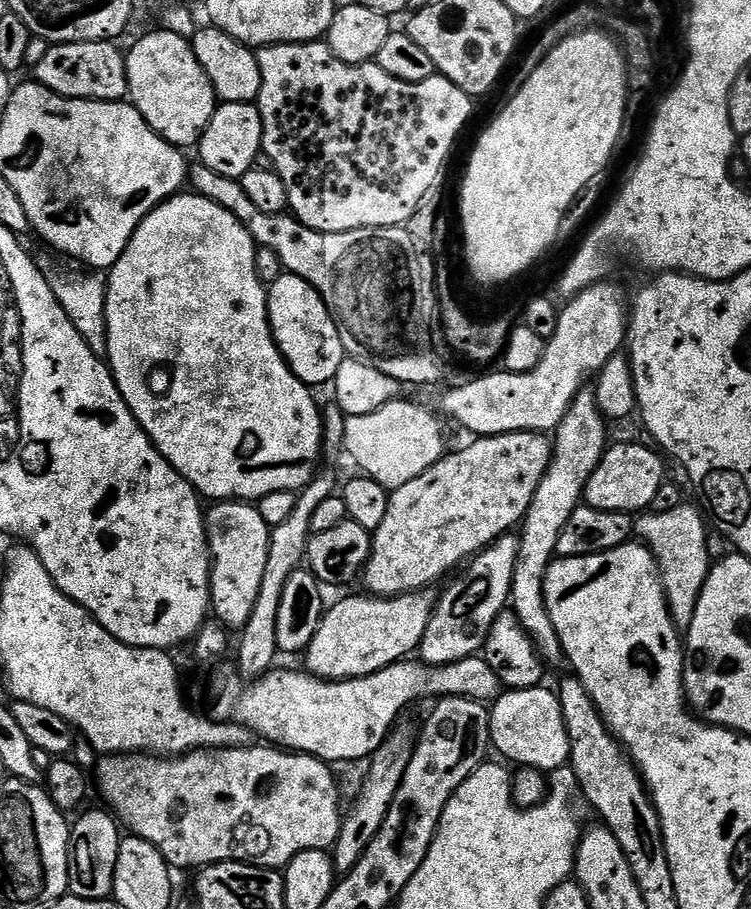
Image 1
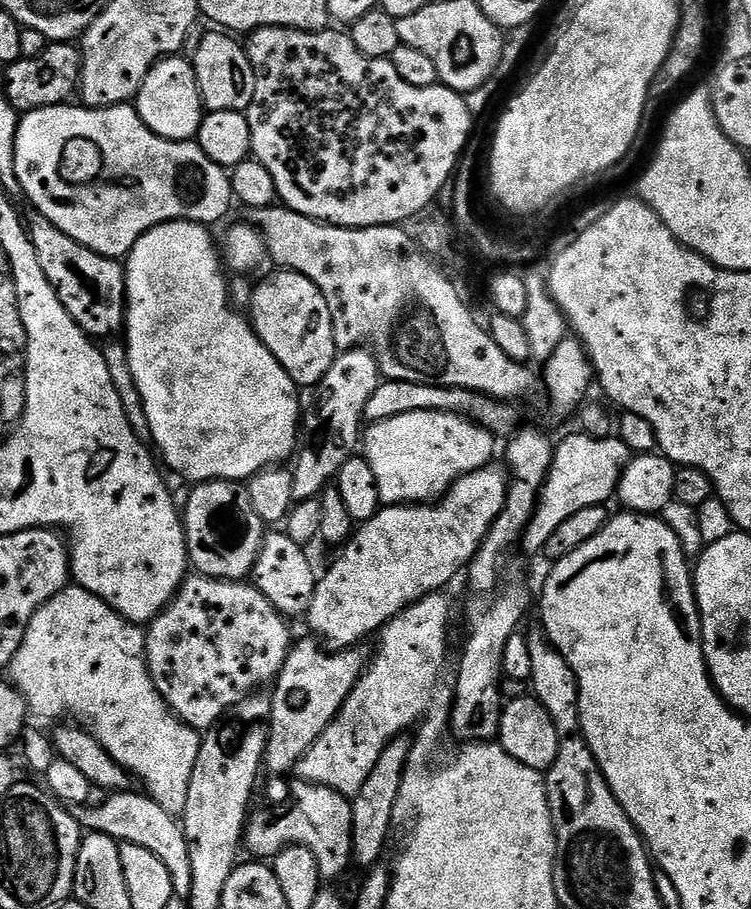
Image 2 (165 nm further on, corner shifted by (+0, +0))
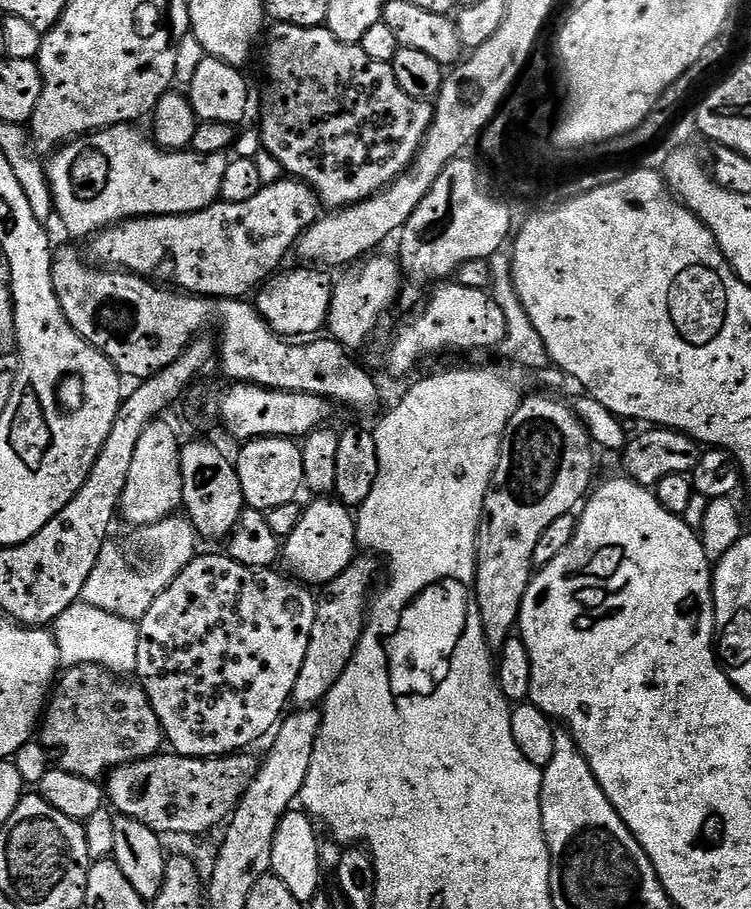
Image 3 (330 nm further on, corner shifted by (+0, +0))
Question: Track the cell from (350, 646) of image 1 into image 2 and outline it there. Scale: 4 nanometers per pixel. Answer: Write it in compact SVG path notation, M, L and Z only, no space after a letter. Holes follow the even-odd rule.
M297 639L293 643L292 648L288 651L286 662L282 666L279 676L276 677L274 687L270 692L272 697L272 723L268 725L268 749L264 751L263 767L267 771L269 768L276 775L268 784L268 796L276 804L283 803L283 800L288 796L290 787L289 781L284 781L280 775L283 772L290 771L295 764L297 767L303 761L304 755L310 750L310 746L314 746L314 742L324 733L326 726L330 726L330 722L340 713L340 708L346 702L350 690L354 690L354 686L360 680L360 676L366 667L363 647L325 650L315 639L312 640Z

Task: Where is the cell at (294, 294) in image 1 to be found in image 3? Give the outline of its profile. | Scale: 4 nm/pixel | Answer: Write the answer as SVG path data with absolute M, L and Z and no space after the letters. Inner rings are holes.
M300 266L296 270L290 270L284 274L283 272L273 275L258 291L254 298L256 308L260 312L260 316L267 322L270 327L285 338L300 338L302 334L305 336L317 335L327 325L329 306L332 304L332 289L334 282L329 273L318 268L310 266Z

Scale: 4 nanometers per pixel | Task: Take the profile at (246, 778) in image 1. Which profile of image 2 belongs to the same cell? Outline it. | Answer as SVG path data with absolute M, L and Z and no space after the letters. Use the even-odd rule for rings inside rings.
M293 783L283 803L277 803L273 812L251 813L246 825L246 848L256 858L275 858L283 848L299 846L310 850L320 867L321 877L336 882L347 870L352 858L352 802L340 792L321 784Z

